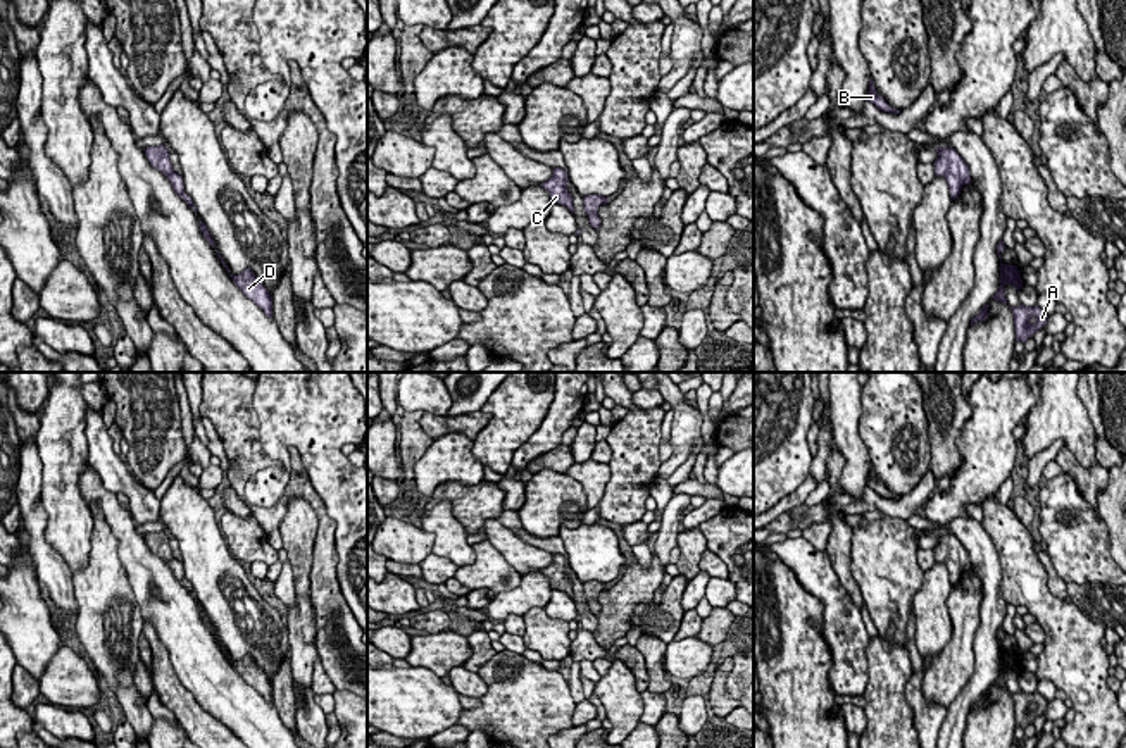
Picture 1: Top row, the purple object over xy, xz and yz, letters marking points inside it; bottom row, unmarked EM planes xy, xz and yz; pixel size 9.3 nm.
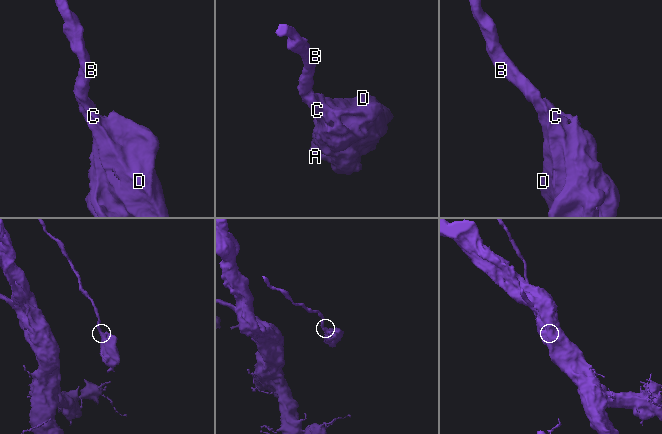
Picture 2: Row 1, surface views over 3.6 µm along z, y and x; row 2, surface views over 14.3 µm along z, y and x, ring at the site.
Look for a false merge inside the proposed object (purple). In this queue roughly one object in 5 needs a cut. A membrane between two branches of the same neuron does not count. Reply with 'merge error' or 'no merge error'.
no merge error

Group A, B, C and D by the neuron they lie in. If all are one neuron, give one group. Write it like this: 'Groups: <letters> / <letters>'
Groups: A B C D

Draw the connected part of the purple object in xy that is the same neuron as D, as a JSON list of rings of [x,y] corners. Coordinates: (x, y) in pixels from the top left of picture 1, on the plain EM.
[[[217,639],[217,643],[219,643],[219,646],[222,648],[222,651],[226,653],[226,657],[229,658],[233,669],[243,677],[243,681],[245,681],[247,684],[250,684],[255,691],[259,691],[267,703],[272,703],[272,683],[271,683],[271,679],[266,676],[266,672],[260,669],[260,665],[259,665],[250,655],[243,657],[243,658],[238,660],[238,662],[233,662],[231,657],[229,657],[229,653],[228,653],[228,650],[221,645],[219,639]]]

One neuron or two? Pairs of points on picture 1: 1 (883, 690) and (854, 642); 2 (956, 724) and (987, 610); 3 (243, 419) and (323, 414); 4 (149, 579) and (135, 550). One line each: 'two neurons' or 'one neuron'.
1: two neurons
2: one neuron
3: two neurons
4: one neuron

